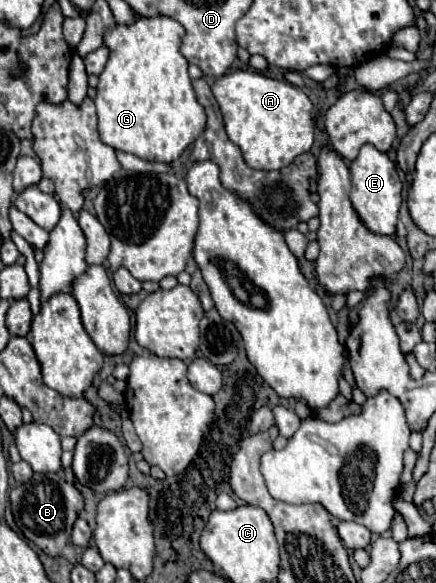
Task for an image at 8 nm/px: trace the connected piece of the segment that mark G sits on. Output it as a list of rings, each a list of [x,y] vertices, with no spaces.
[[[141,17],[133,25],[117,25],[107,31],[105,45],[111,49],[111,57],[99,75],[97,85],[97,117],[99,117],[99,139],[123,153],[137,155],[145,161],[171,163],[175,161],[205,129],[205,111],[199,105],[191,79],[187,73],[187,59],[181,55],[179,45],[183,27],[169,17]]]

